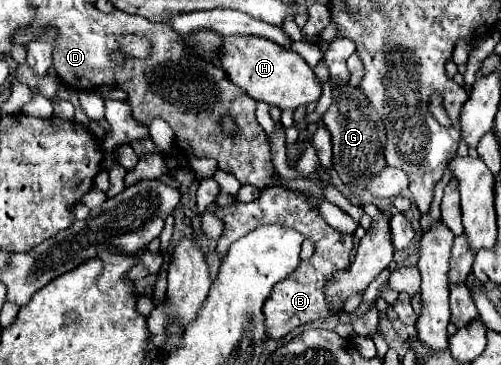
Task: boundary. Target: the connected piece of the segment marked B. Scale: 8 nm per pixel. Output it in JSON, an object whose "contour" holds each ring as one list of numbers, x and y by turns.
{"contour":[[267,186,265,190,261,190,261,196,249,204,237,202,229,208,217,208,217,218,225,222,225,230,217,244,219,256,225,256,229,246,241,236,245,236,247,230,255,230,261,224,281,224,281,226,293,228,305,238,313,240,315,244,315,254,309,260,301,262,297,270,291,274,291,278,285,278,283,282,275,284,263,306,265,328,269,338,279,340,301,324,315,322,333,314,327,310,327,302,323,298,323,286,325,286,325,280,331,276,331,272,343,270,351,264,351,250,353,250,351,234,341,234,335,228,331,228,303,196,297,196,295,192,285,190,283,186]]}

